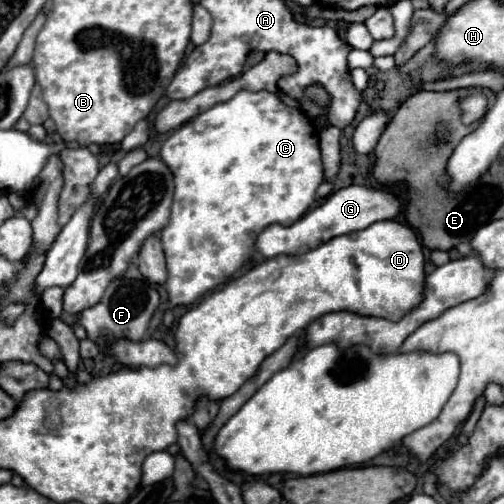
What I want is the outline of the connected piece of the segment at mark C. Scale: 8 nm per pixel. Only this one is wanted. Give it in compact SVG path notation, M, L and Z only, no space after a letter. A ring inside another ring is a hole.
M239 91L231 101L219 103L185 125L161 147L161 159L171 167L175 195L167 227L161 231L163 251L167 259L167 293L169 299L159 307L149 323L149 335L163 321L163 313L175 305L191 305L217 285L225 283L235 271L247 265L255 255L255 239L267 225L291 225L307 213L315 201L315 191L323 183L323 165L319 151L319 135L309 117L301 109L291 109L269 91Z

